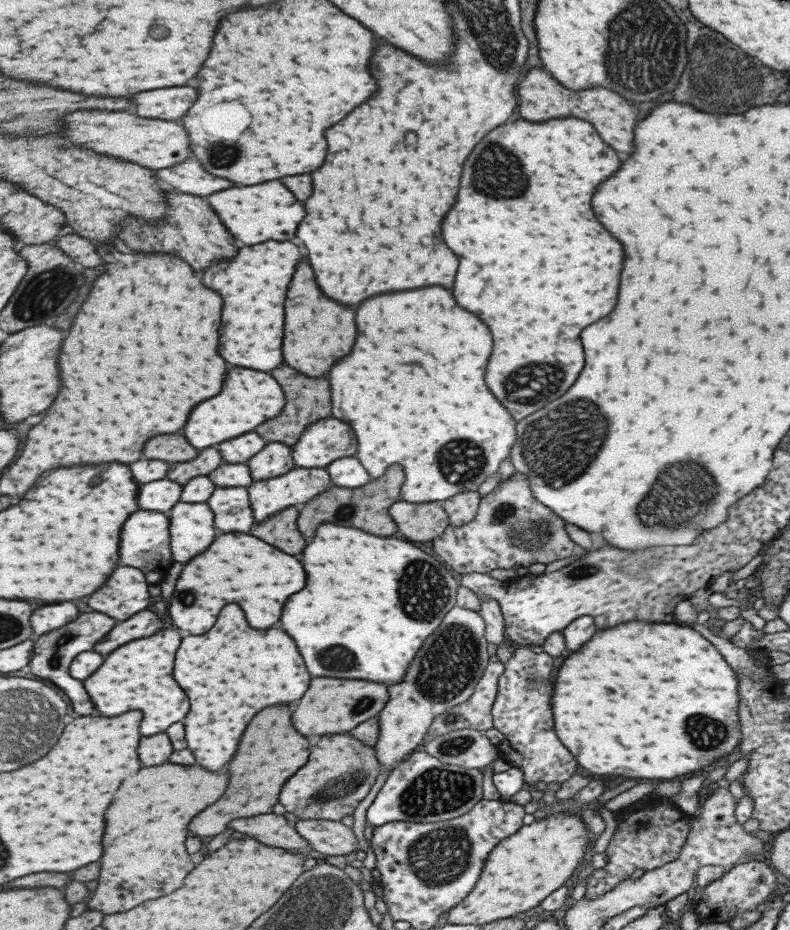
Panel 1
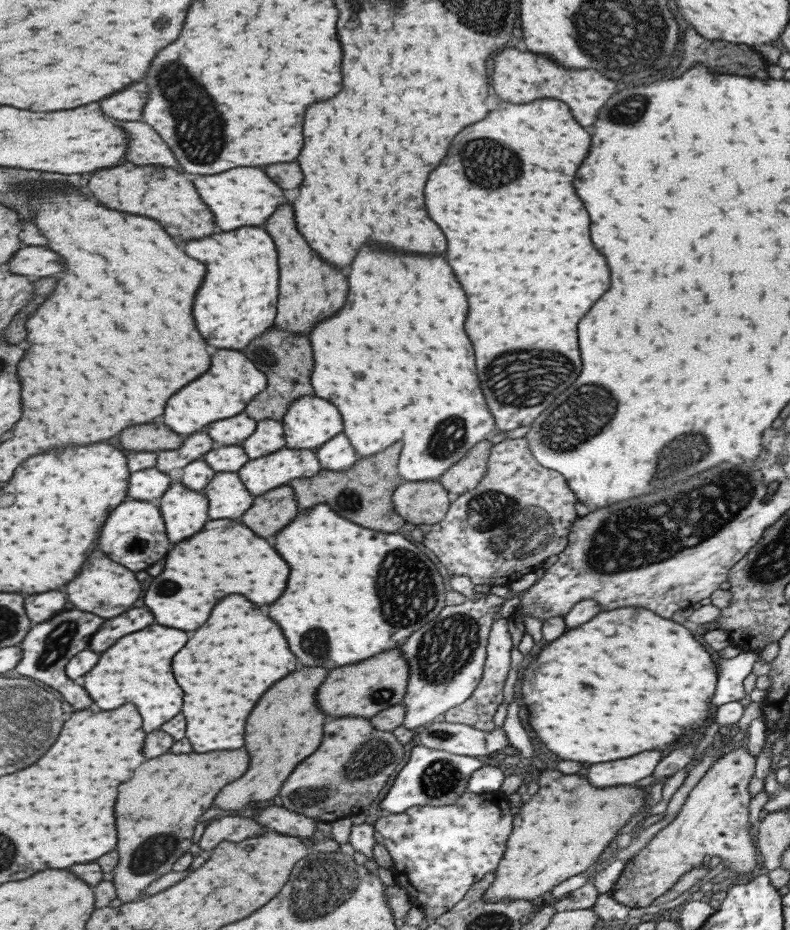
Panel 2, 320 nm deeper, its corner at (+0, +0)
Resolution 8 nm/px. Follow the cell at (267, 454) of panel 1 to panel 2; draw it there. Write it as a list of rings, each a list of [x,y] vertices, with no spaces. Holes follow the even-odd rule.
[[[261,419],[240,445],[248,458],[253,460],[283,448],[284,443],[282,423],[273,419]]]

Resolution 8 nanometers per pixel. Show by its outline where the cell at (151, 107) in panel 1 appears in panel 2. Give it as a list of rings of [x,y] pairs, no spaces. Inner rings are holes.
[[[137,82],[99,100],[99,106],[107,116],[115,118],[115,121],[139,121],[141,108],[145,104],[145,92],[147,86],[143,82]]]

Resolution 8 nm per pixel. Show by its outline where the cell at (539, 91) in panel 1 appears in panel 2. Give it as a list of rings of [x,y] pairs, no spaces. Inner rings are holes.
[[[505,47],[495,53],[491,72],[493,72],[491,86],[495,86],[493,92],[501,100],[513,104],[525,104],[538,98],[561,100],[569,106],[573,118],[581,126],[591,126],[597,110],[603,106],[607,96],[615,92],[615,82],[603,78],[593,68],[583,68],[583,70],[563,68],[546,54],[520,52],[513,47]]]

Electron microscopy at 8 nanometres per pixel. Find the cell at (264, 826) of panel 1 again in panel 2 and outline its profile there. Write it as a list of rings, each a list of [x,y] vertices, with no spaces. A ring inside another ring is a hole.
[[[223,816],[213,822],[209,822],[199,838],[199,848],[201,850],[211,850],[215,844],[229,840],[229,842],[241,842],[249,836],[259,836],[263,830],[257,826],[251,818],[243,816]]]

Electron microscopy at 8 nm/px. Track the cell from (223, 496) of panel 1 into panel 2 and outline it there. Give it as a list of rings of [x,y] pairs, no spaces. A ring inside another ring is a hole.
[[[216,472],[201,493],[208,500],[207,516],[217,518],[239,518],[254,499],[234,472]]]

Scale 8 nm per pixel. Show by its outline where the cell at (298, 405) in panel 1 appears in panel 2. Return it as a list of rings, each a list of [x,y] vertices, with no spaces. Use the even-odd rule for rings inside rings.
[[[269,328],[261,336],[253,338],[249,344],[246,344],[242,348],[242,353],[266,378],[265,388],[253,396],[243,410],[255,422],[261,419],[273,419],[280,422],[287,405],[293,399],[313,395],[312,386],[309,382],[313,357],[311,350],[309,350],[307,336],[297,336],[297,334],[277,330],[277,328]]]

